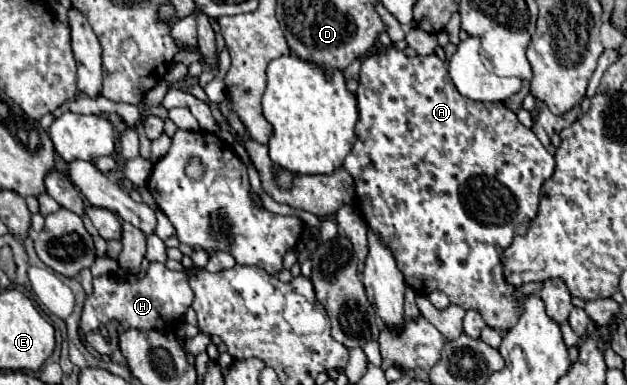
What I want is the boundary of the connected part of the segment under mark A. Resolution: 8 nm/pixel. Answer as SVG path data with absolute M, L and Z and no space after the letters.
M390 49L384 55L372 53L364 57L356 99L358 99L358 113L360 113L360 119L356 123L356 143L354 143L354 151L348 153L344 167L354 177L354 183L356 183L358 211L362 213L370 229L380 233L384 243L392 249L396 263L400 271L404 273L406 283L414 287L414 291L418 293L430 293L434 289L440 289L450 297L452 303L464 309L480 311L486 319L486 325L494 329L510 329L512 323L516 323L522 307L520 307L520 301L514 297L514 287L504 281L500 251L504 251L504 247L508 247L508 243L512 243L516 235L524 235L524 231L528 229L528 223L536 217L540 187L554 173L554 157L544 149L538 137L516 119L514 111L510 111L504 103L482 103L482 101L472 101L460 95L448 75L448 63L442 61L434 53L426 57L408 57L398 49Z

